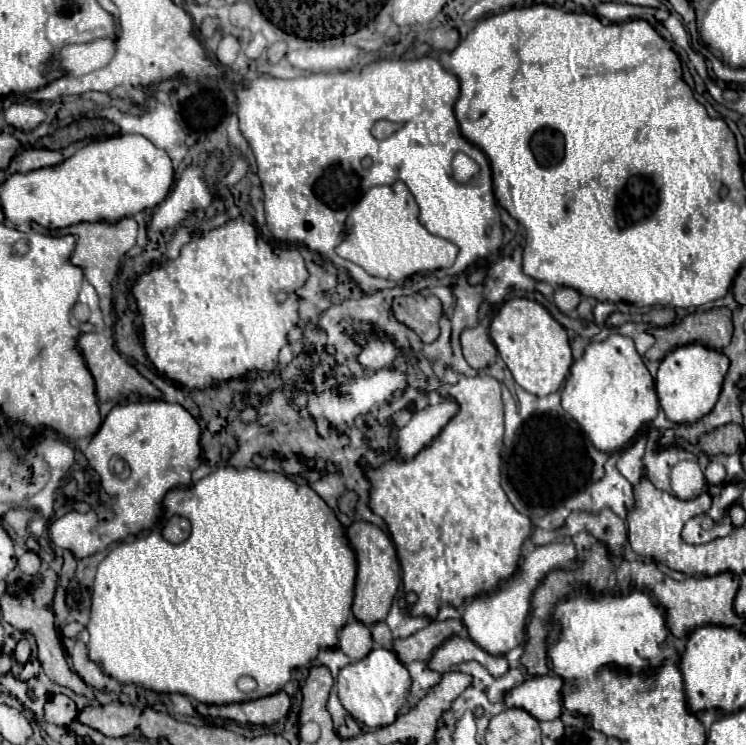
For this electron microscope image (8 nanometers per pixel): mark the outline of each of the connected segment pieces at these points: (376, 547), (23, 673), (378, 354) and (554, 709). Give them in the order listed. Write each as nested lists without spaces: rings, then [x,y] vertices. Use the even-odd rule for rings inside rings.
[[[356,521],[348,529],[348,539],[356,551],[358,559],[358,577],[356,577],[356,595],[354,595],[354,615],[364,625],[374,625],[378,621],[384,621],[388,615],[388,609],[398,593],[400,587],[400,563],[396,559],[396,547],[392,543],[392,537],[382,531],[378,525],[372,525],[368,521]]]
[[[32,655],[32,657],[26,661],[26,665],[20,667],[20,675],[18,675],[18,677],[20,677],[22,681],[28,681],[28,679],[36,677],[38,671],[40,671],[40,661],[36,659],[36,655]]]
[[[356,335],[356,343],[360,343],[364,349],[358,357],[358,363],[368,371],[378,371],[378,369],[384,369],[384,367],[390,367],[396,357],[402,353],[396,345],[394,345],[394,339],[388,337],[386,341],[378,341],[376,337],[366,337],[366,335]]]
[[[558,675],[528,677],[506,695],[508,707],[520,707],[538,721],[552,721],[562,713],[564,679]]]

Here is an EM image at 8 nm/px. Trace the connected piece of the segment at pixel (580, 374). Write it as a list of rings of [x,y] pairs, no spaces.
[[[610,335],[602,343],[590,343],[570,369],[562,389],[562,407],[584,429],[596,449],[620,451],[658,413],[654,379],[636,353],[634,341],[624,335]]]

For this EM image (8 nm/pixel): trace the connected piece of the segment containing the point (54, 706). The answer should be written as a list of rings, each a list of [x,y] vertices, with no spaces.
[[[52,693],[50,699],[44,703],[44,721],[60,727],[70,727],[78,717],[76,703],[62,695],[62,693]]]

